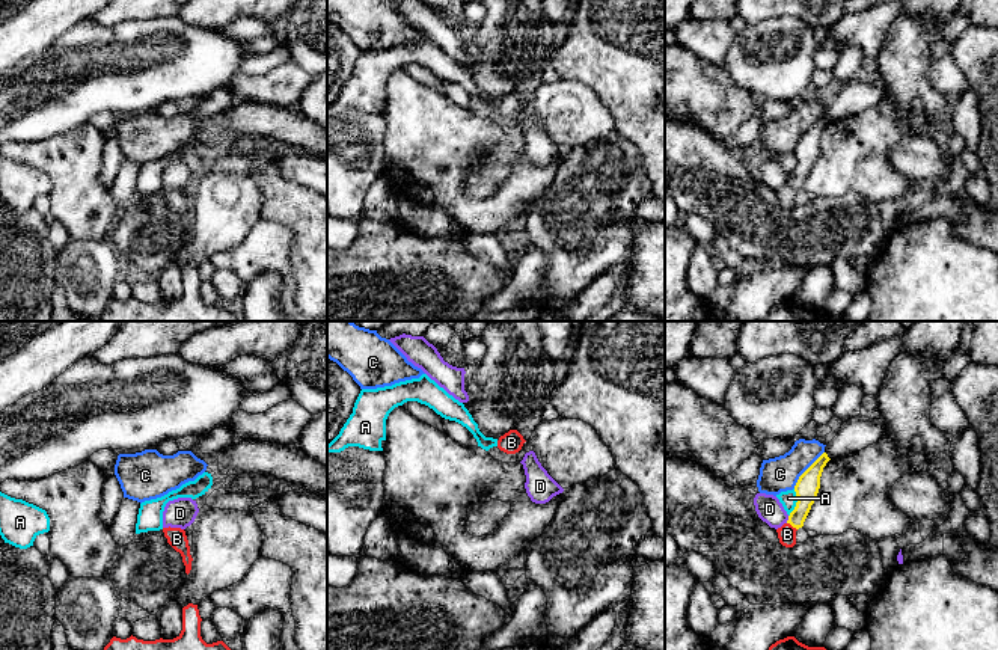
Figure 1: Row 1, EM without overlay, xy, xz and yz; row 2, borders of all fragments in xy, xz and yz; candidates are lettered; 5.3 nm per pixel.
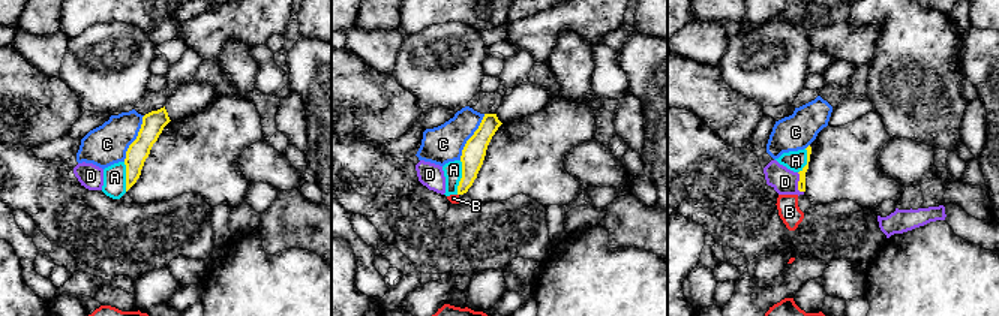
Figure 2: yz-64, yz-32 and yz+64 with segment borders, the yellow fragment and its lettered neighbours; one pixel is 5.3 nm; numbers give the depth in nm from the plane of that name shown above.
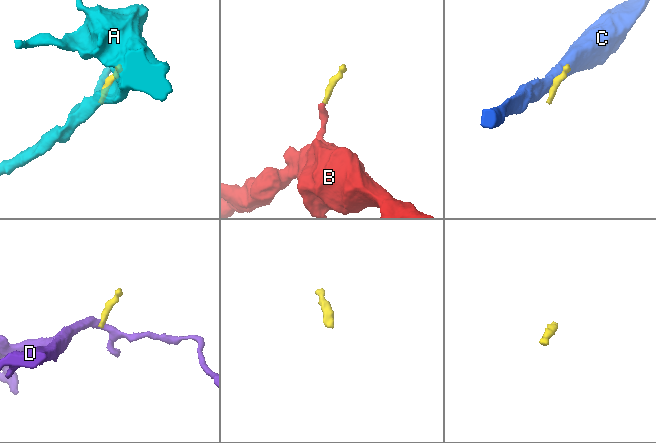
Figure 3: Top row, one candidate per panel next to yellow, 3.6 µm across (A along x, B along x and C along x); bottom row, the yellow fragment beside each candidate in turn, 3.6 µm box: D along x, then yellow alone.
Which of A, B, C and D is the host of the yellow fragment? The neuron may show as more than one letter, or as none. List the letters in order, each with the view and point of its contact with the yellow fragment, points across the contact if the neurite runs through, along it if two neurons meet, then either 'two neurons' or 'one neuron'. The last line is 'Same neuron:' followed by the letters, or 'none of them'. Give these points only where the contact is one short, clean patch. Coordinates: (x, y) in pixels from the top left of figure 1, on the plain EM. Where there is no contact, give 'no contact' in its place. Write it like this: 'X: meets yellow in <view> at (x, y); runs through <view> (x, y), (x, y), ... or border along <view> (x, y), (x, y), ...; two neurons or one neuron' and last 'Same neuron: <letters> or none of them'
A: meets yellow in yz at (796, 165); border along yz (795, 151), (796, 168), (789, 178); two neurons
B: meets yellow in yz at (792, 187); runs through yz (807, 150), (804, 168), (792, 187), (787, 196); one neuron
C: meets yellow in yz at (807, 131); border along yz (823, 113), (793, 150); two neurons
D: meets yellow in yz at (789, 181); border along yz (789, 178), (786, 184); two neurons
Same neuron: B

